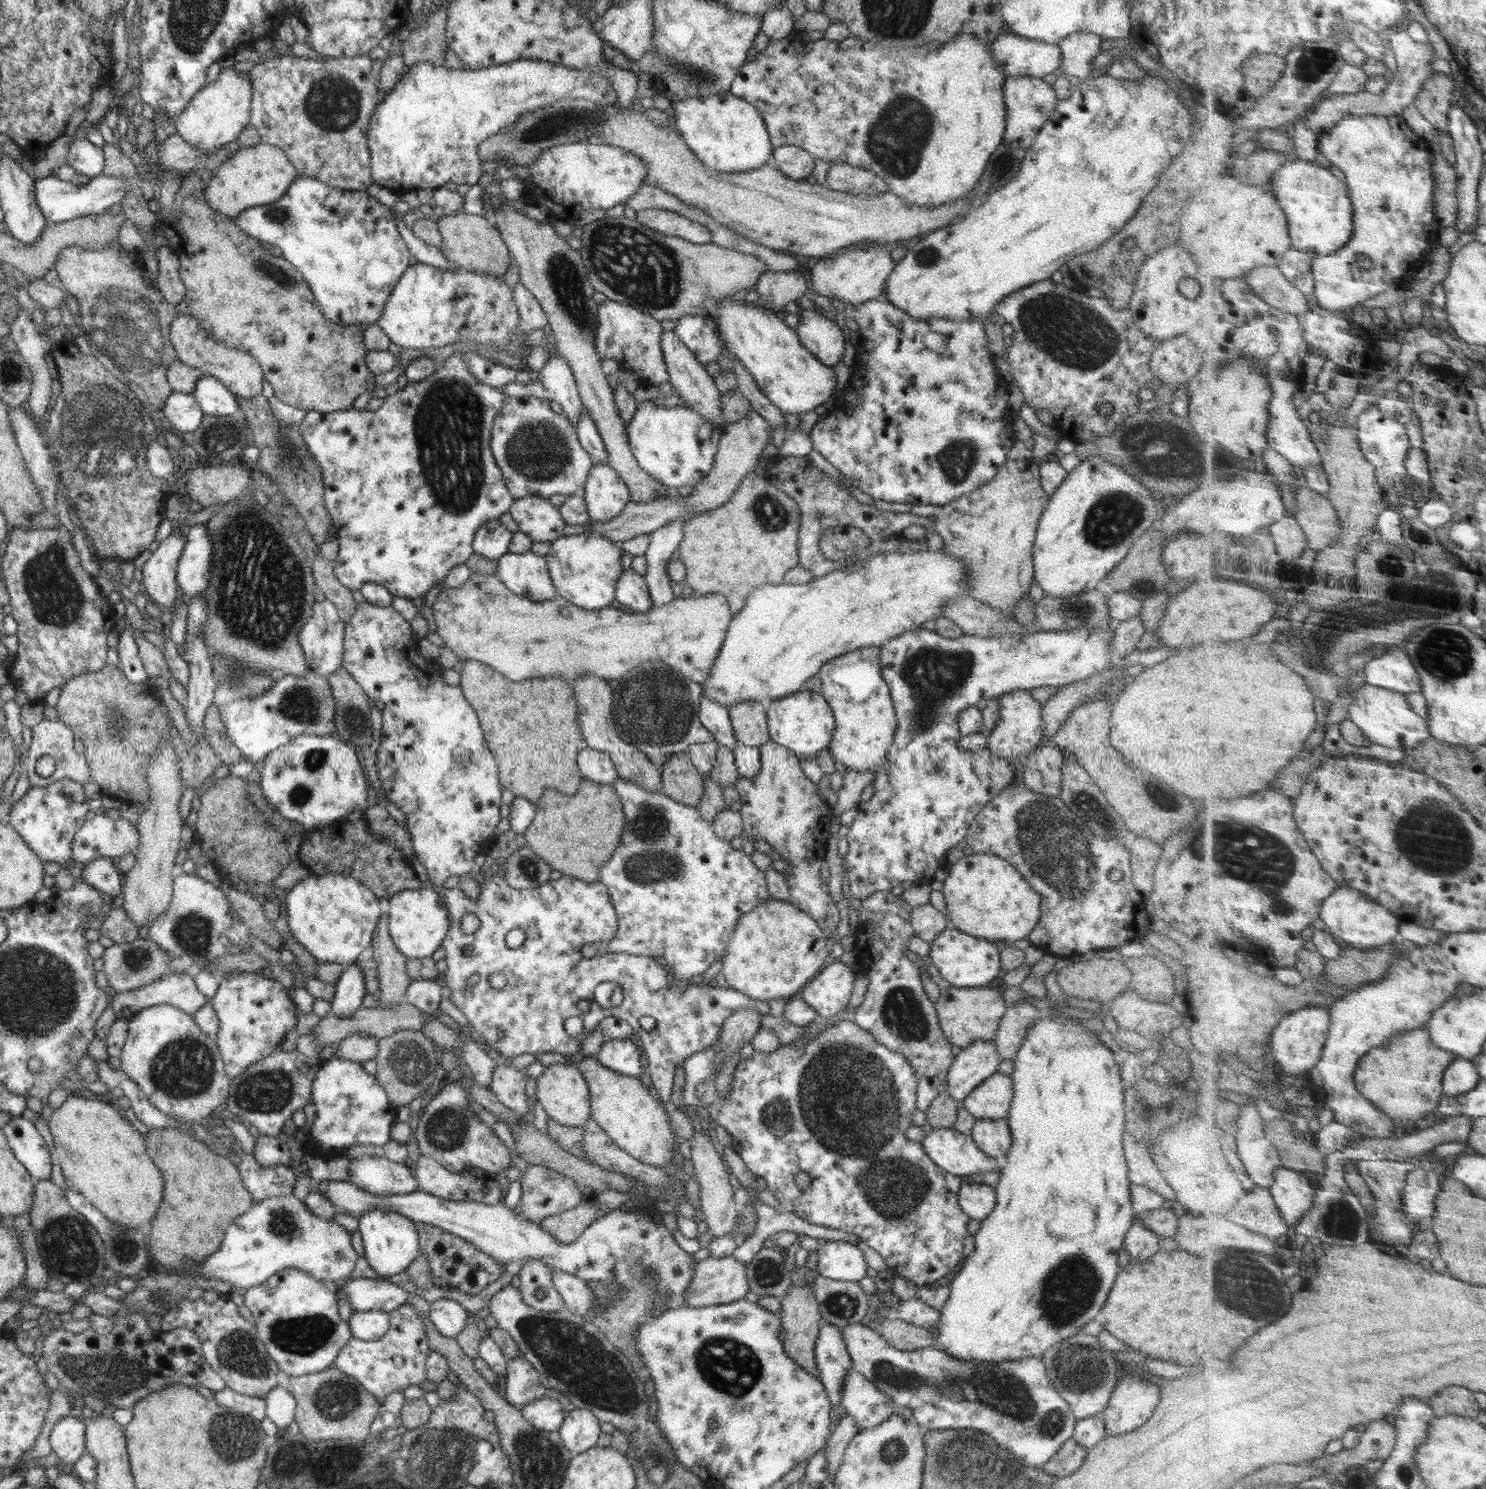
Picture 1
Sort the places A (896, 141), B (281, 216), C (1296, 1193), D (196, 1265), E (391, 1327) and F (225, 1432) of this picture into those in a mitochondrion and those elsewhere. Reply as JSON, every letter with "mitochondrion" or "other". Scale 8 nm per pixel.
{"A":"mitochondrion","B":"mitochondrion","C":"other","D":"other","E":"other","F":"mitochondrion"}

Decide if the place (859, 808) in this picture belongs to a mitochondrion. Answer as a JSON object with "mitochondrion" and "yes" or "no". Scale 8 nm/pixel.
{"mitochondrion":"no"}

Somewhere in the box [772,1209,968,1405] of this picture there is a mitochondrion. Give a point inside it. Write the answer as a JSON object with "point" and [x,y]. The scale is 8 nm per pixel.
{"point":[841,1304]}

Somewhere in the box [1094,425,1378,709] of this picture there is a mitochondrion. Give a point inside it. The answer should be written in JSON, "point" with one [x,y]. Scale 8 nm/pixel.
{"point":[1200,464]}

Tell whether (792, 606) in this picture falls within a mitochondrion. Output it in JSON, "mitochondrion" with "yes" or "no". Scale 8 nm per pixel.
{"mitochondrion":"no"}

